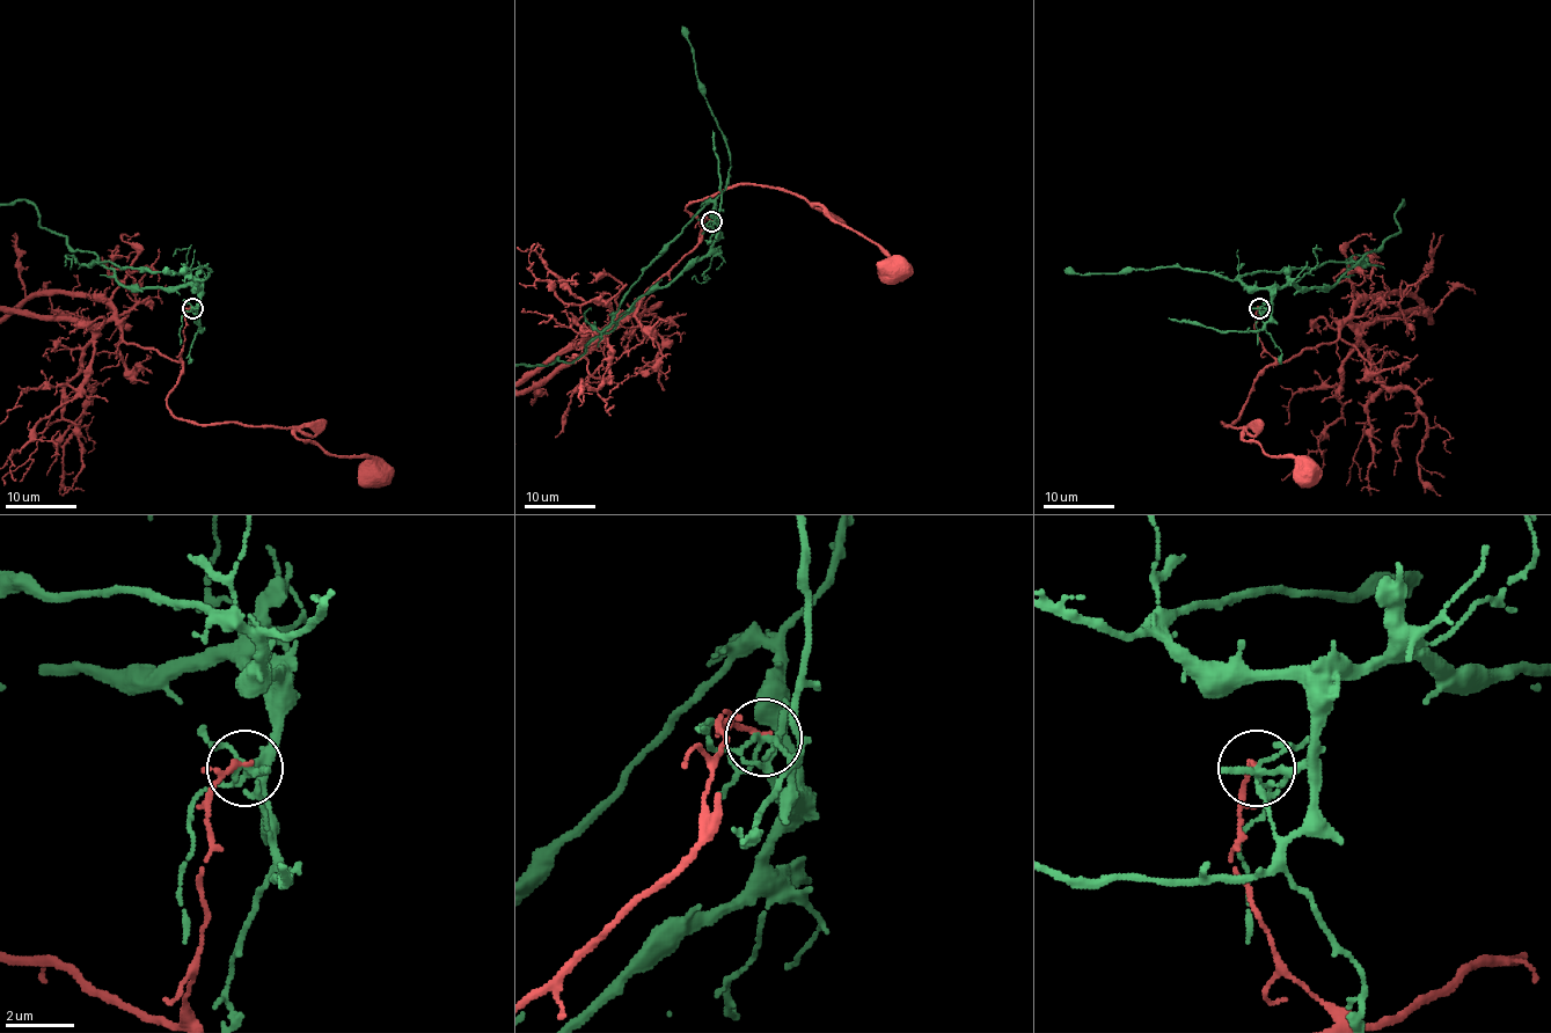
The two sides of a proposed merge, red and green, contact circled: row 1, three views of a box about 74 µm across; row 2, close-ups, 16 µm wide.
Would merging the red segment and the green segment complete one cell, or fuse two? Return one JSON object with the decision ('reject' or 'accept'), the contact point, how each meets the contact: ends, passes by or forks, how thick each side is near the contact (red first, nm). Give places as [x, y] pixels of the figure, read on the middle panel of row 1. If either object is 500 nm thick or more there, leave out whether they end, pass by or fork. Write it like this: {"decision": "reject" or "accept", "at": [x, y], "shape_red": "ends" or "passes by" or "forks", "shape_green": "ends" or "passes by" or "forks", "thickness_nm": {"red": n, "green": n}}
{"decision": "reject", "at": [711, 221], "shape_red": "passes by", "shape_green": "forks", "thickness_nm": {"red": 120, "green": 170}}

